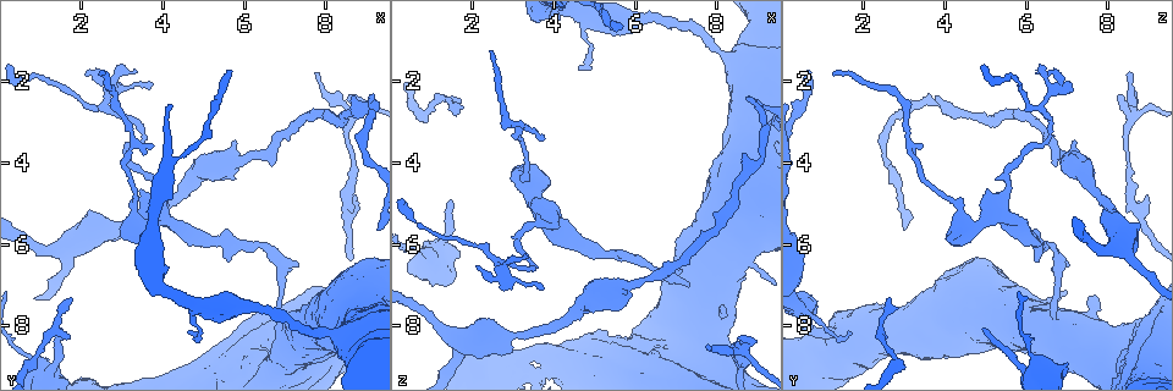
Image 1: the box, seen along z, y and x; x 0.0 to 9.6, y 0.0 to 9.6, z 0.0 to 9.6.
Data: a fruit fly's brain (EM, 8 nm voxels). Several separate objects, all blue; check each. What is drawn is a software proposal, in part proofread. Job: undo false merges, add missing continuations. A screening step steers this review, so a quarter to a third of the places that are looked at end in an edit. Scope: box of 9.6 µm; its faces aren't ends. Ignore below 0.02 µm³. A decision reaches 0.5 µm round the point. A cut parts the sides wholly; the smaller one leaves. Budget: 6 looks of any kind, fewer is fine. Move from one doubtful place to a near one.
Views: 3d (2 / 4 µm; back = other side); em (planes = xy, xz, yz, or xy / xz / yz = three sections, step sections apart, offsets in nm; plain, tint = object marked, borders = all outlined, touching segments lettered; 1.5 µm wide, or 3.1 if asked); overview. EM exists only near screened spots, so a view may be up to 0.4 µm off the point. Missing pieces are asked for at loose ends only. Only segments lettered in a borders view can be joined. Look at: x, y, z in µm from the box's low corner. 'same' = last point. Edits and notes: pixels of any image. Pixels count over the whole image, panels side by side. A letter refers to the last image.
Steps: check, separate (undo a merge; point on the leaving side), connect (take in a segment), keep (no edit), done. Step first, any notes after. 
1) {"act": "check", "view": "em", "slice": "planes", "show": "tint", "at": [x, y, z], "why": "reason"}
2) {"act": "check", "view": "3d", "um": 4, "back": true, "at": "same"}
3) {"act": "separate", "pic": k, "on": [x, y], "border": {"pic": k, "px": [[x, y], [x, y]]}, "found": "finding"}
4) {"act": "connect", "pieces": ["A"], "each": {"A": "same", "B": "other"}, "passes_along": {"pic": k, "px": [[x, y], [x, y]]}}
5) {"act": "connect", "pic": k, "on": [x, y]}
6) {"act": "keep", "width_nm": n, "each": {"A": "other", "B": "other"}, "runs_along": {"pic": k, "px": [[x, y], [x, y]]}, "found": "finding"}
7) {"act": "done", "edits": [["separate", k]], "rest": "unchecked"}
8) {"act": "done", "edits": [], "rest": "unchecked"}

{"act": "check", "view": "3d", "um": 4, "at": [4.60, 8.15, 1.65], "why": "tapers out"}

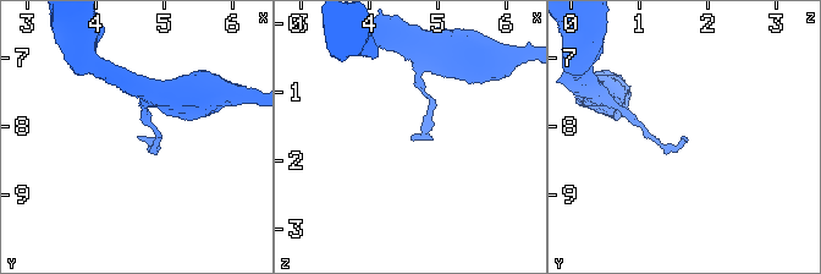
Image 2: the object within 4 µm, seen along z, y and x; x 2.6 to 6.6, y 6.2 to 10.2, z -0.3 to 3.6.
{"act": "check", "view": "em", "slice": "xy", "step": 4, "show": "borders", "at": [4.60, 8.15, 1.70], "why": "shape alone is not enough"}

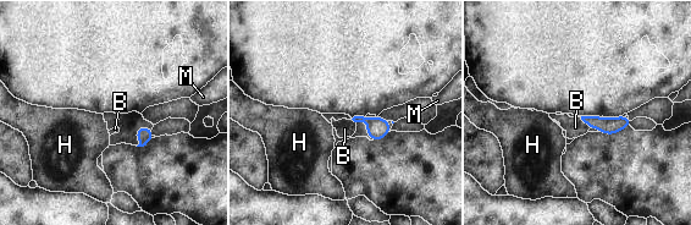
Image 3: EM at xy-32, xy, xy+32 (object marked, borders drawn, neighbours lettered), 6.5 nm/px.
{"act": "check", "view": "em", "slice": "planes", "show": "borders", "at": "same", "why": "another direction"}

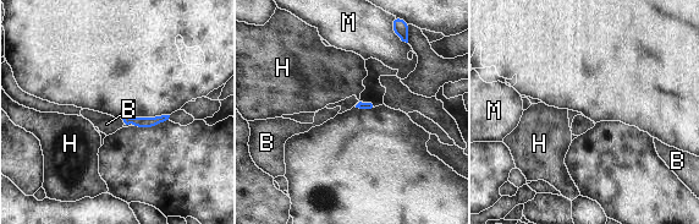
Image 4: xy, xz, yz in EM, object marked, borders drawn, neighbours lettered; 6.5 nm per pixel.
{"act": "keep", "each": {"B": "other", "H": "other", "M": "other"}, "border": {"pic": 4, "px": [[119, 116], [125, 123]]}, "found": "none of them fits"}

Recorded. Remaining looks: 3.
{"act": "check", "view": "em", "slice": "planes", "show": "tint", "at": [4.90, 4.25, 7.40], "why": "calibre changes"}

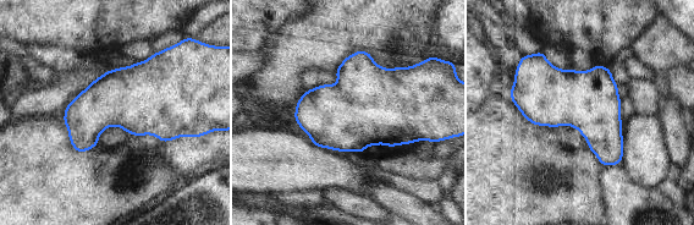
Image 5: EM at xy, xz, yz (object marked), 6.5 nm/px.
{"act": "check", "view": "em", "slice": "planes", "show": "borders", "at": "same", "why": "see the neighbours"}

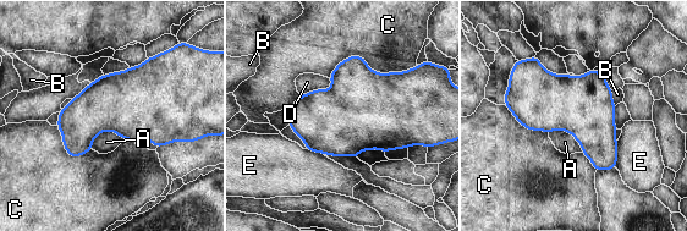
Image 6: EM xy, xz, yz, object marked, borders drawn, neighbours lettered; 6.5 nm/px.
{"act": "keep", "width_nm": 400, "each": {"A": "other", "B": "other", "C": "other", "D": "other", "E": "other"}, "border": {"pic": 6, "px": [[124, 139], [103, 131], [91, 144]]}, "found": "continuous, no second cell"}

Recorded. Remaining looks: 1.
{"act": "check", "view": "em", "slice": "planes", "show": "borders", "at": [1.15, 6.15, 7.90]}

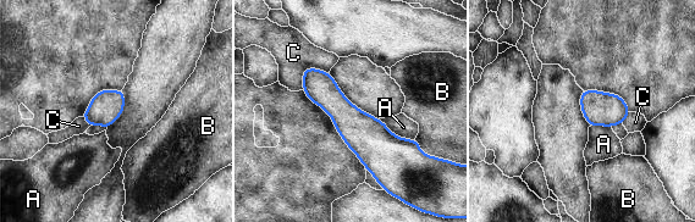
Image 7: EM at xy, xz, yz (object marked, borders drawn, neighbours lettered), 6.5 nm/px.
{"act": "keep", "each": {"A": "other", "B": "other", "C": "other"}, "border": {"pic": 7, "px": [[378, 118], [397, 136], [414, 140]]}, "found": "continuous, no second cell"}

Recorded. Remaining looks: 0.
{"act": "done", "edits": [], "rest": "unchecked"}

